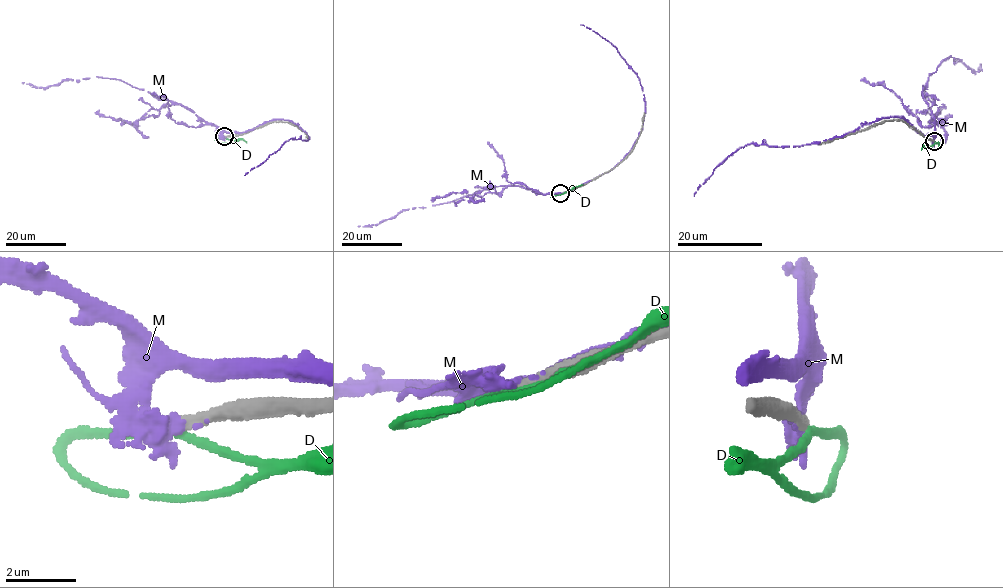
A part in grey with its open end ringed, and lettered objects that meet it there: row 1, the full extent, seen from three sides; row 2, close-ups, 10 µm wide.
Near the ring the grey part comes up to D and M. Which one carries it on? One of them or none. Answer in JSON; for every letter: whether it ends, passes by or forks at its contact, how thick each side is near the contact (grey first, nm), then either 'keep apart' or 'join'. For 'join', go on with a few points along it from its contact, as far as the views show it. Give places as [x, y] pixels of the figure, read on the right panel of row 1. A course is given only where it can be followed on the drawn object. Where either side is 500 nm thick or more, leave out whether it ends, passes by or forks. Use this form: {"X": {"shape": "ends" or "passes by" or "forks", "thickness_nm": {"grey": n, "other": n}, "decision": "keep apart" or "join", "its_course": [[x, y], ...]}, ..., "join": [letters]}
{"D": {"shape": "passes by", "thickness_nm": {"grey": 320, "other": 180}, "decision": "keep apart"}, "M": {"shape": "forks", "thickness_nm": {"grey": 400, "other": 180}, "decision": "keep apart"}, "join": []}

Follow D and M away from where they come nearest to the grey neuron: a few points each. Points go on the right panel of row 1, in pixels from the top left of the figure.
D: (935, 141), (932, 146), (923, 146), (921, 150)
M: (934, 141), (934, 135), (923, 135), (899, 117), (877, 118), (824, 140), (745, 144), (717, 165), (694, 196)

